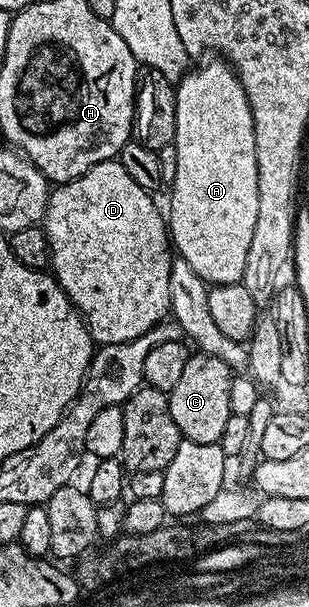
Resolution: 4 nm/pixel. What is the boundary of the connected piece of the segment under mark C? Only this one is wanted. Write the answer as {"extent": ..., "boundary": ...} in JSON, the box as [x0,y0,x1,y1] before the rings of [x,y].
{"extent":[168,354,234,443],"boundary":[[[190,354],[179,381],[168,391],[171,421],[180,429],[184,438],[200,443],[220,443],[223,429],[227,429],[231,409],[231,381],[234,372],[215,355]]]}

